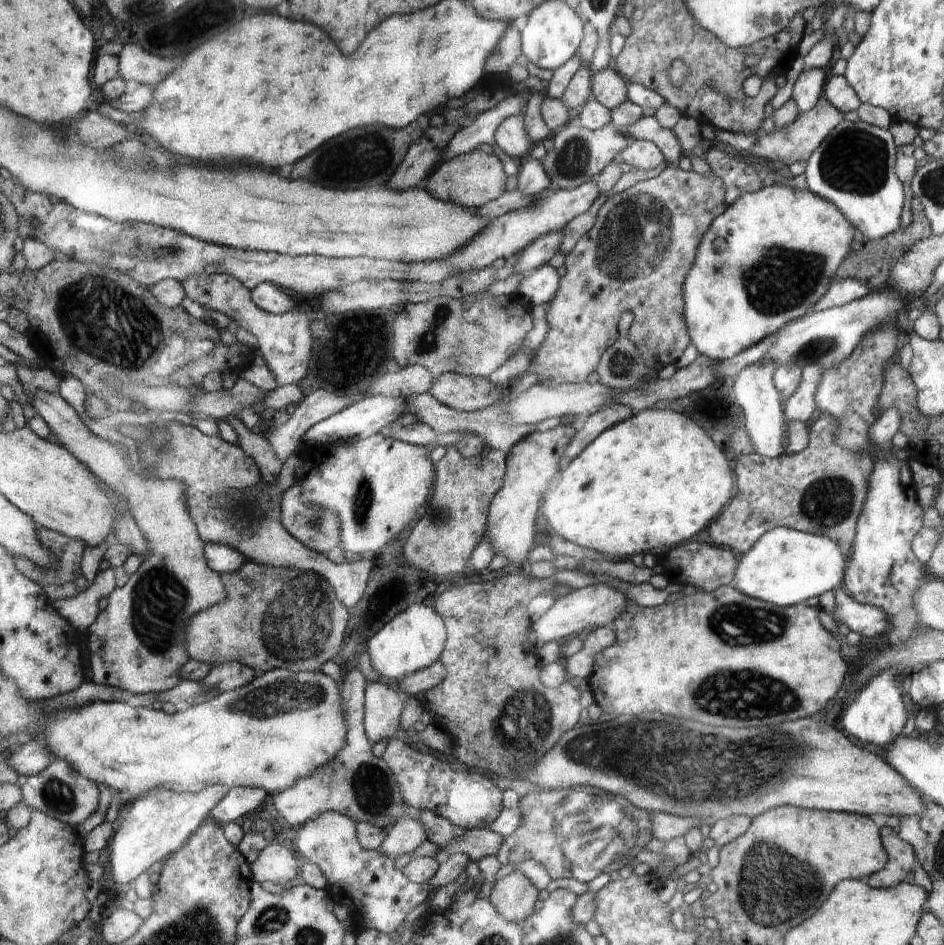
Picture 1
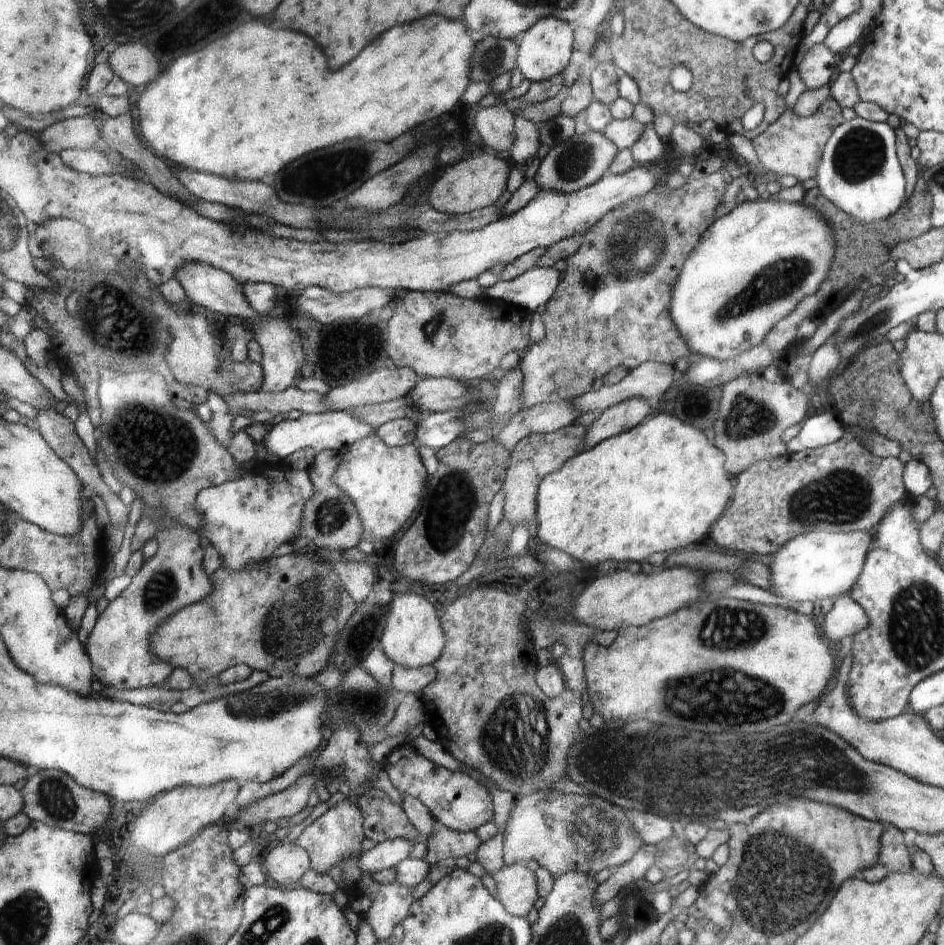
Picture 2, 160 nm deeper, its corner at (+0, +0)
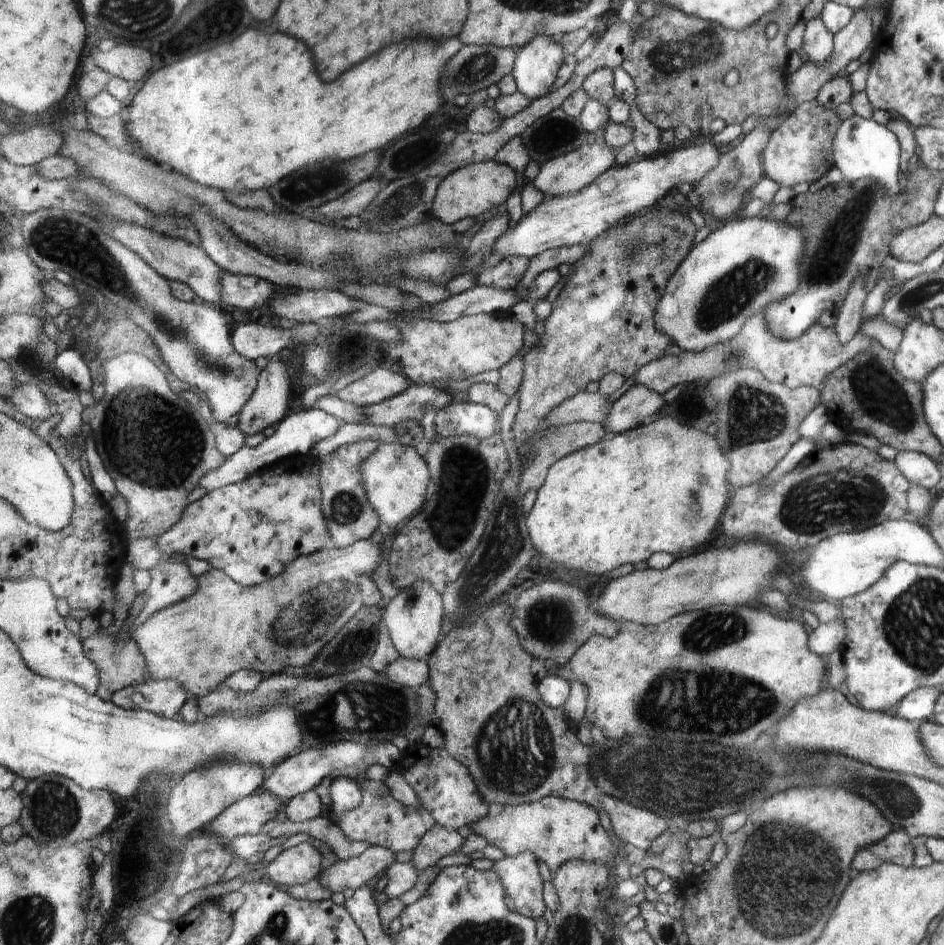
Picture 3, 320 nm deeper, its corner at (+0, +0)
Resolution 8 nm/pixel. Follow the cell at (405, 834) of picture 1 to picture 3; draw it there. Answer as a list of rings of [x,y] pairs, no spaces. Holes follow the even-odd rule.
[[[370,845],[359,856],[345,861],[336,860],[329,867],[324,867],[318,878],[322,886],[333,893],[342,892],[346,886],[356,890],[380,872],[385,872],[395,860],[396,854],[391,850]]]

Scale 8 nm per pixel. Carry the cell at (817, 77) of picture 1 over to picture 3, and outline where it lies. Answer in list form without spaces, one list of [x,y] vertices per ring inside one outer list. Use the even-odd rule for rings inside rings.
[[[820,17],[811,18],[806,23],[803,48],[813,63],[822,64],[828,60],[833,49],[833,34]]]

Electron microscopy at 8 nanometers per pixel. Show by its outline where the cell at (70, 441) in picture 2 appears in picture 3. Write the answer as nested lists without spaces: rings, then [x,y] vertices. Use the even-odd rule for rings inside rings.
[[[34,383],[18,385],[9,398],[4,399],[15,406],[16,415],[21,418],[46,419],[47,414],[50,414],[45,394]]]

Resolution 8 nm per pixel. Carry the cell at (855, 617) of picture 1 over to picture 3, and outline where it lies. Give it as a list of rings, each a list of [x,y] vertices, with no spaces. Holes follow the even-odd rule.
[[[842,616],[828,624],[820,623],[818,628],[810,633],[810,640],[807,644],[810,652],[819,657],[828,657],[832,652],[841,650],[845,635],[845,624]]]

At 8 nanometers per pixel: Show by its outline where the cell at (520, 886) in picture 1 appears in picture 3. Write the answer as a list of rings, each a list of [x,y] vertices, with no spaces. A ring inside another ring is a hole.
[[[528,851],[505,856],[493,864],[493,869],[504,883],[505,891],[514,900],[516,910],[521,915],[539,919],[547,906],[542,900],[542,878],[536,857]]]

